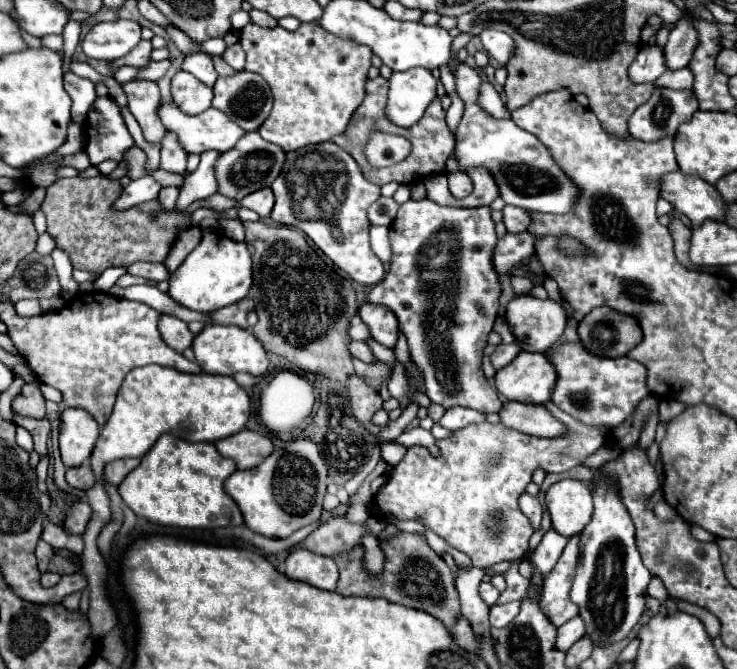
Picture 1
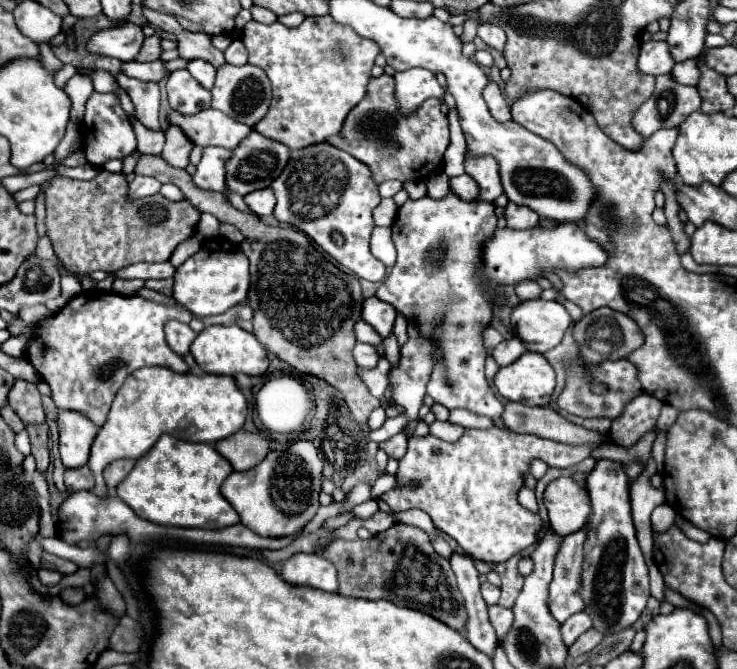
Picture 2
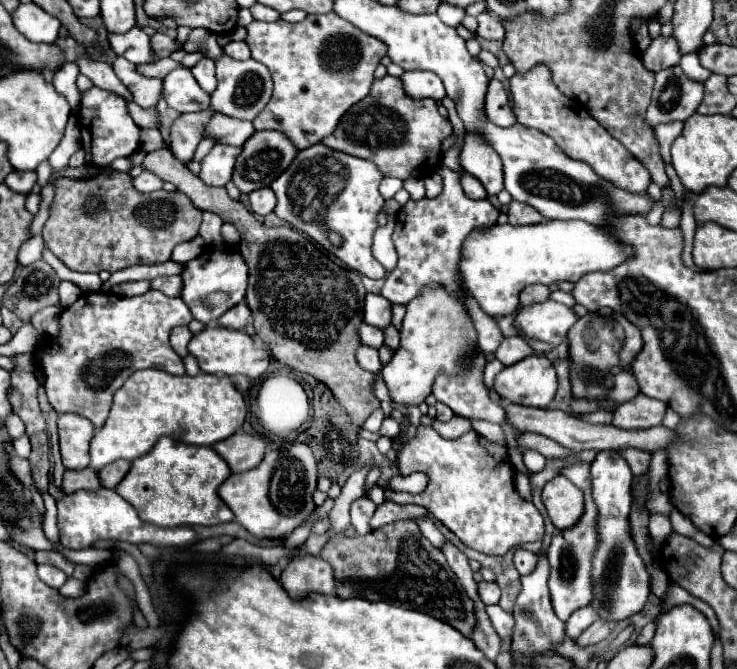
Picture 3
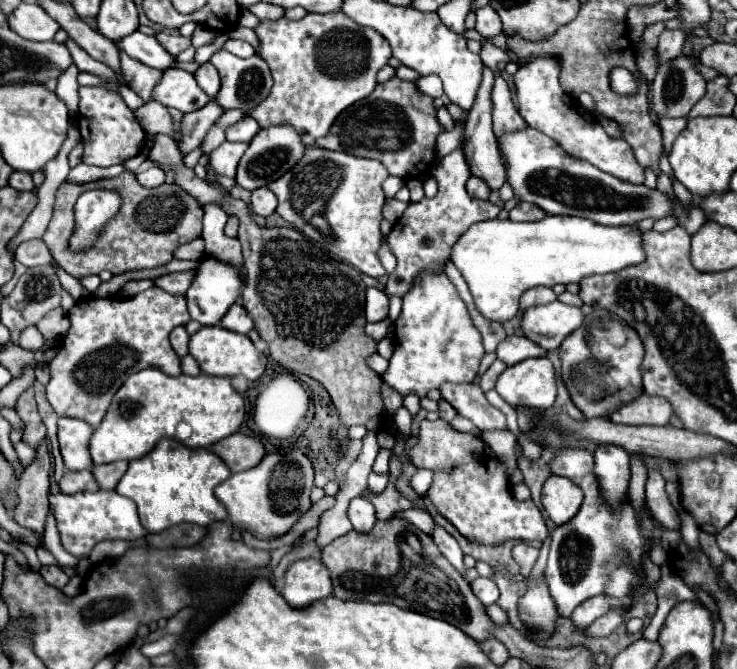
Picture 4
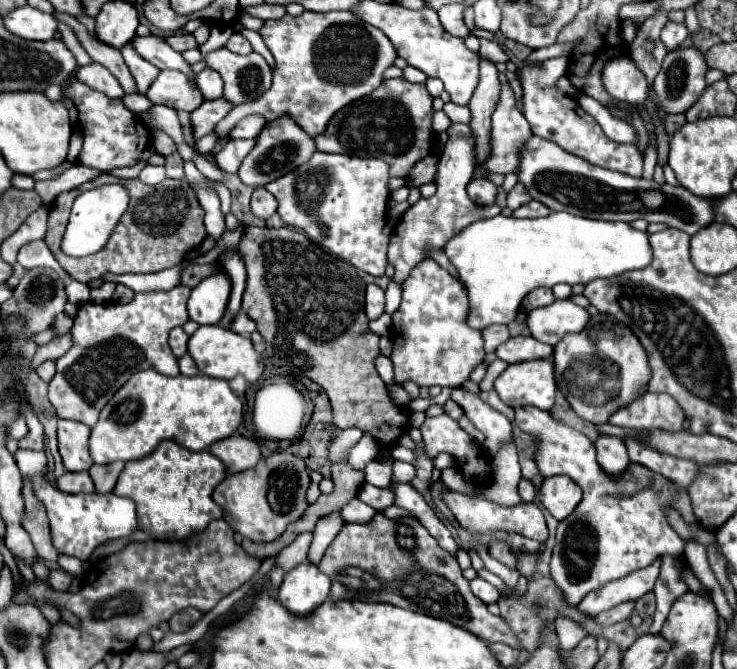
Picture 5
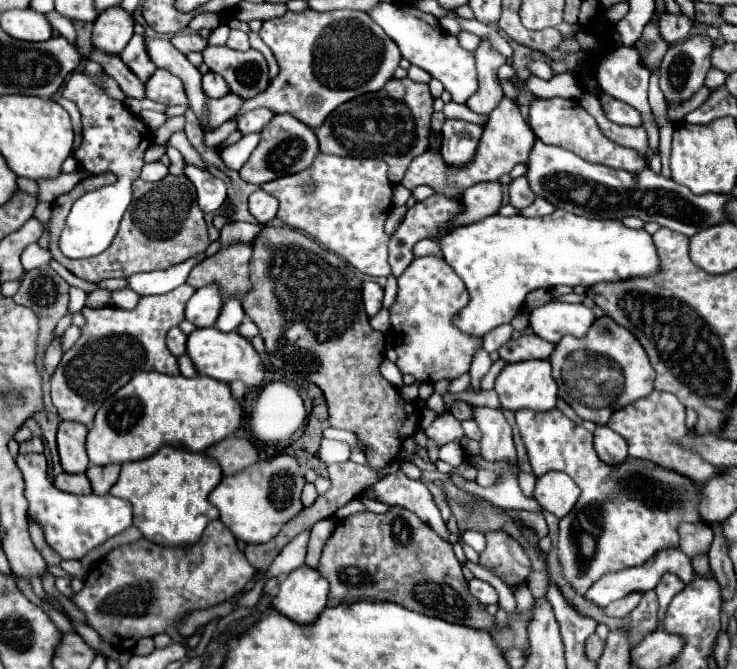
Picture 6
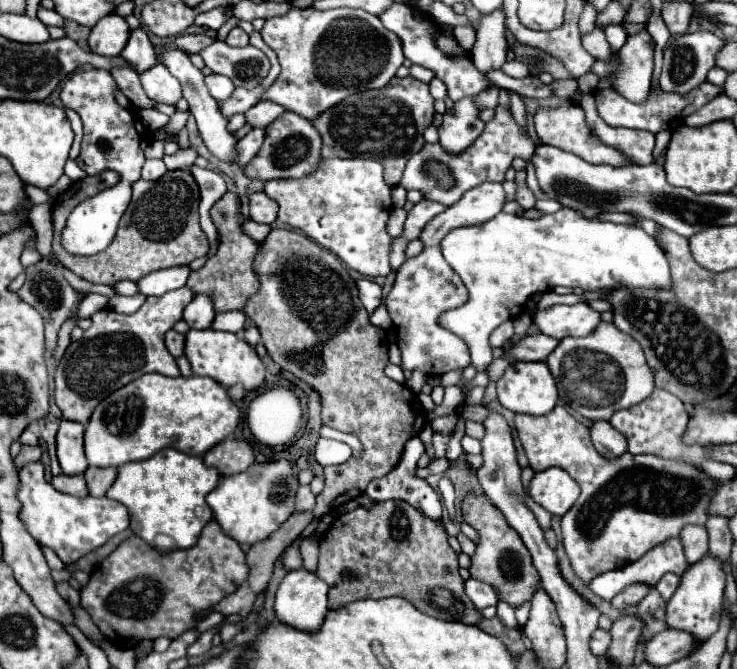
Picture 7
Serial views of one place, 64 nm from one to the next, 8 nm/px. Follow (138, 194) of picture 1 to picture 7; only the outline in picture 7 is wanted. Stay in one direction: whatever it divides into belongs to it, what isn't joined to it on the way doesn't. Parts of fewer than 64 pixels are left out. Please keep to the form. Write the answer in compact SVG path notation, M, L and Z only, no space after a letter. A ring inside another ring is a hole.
M146 160L142 168L142 178L144 180L158 180L160 176L166 174L166 164L162 160Z

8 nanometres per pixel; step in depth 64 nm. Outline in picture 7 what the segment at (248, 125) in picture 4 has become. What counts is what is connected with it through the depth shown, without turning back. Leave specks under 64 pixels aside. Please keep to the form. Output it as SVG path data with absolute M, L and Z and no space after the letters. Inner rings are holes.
M260 102L256 106L252 106L246 112L246 120L248 124L252 124L254 128L266 128L272 120L276 120L280 114L284 112L284 108L280 108L280 104L272 104L272 102Z

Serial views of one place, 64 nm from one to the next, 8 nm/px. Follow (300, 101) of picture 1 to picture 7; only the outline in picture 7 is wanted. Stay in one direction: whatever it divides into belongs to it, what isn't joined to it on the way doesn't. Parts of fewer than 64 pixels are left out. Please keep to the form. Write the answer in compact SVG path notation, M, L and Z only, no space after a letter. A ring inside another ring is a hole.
M292 8L288 14L280 18L268 18L264 28L260 30L264 42L278 54L282 72L276 82L262 94L262 100L270 100L282 104L286 110L296 112L308 120L318 116L320 112L332 108L340 100L350 94L384 88L394 76L396 70L404 62L404 52L400 38L394 32L388 32L380 18L352 8L334 8L334 10L316 10L316 8Z

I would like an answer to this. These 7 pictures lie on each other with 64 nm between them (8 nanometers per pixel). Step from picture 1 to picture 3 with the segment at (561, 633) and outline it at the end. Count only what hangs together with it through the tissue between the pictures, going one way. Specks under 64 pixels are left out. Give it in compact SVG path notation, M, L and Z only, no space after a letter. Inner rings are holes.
M588 604L588 606L572 612L572 616L570 616L568 622L566 622L566 634L576 640L594 620L598 620L596 608L592 608L592 604Z

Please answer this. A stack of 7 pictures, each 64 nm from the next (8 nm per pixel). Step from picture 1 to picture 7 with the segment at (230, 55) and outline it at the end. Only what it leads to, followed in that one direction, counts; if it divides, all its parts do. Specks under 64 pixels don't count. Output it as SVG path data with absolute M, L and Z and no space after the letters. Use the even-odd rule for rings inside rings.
M232 28L226 36L226 42L230 46L246 46L248 44L248 34L242 28Z

